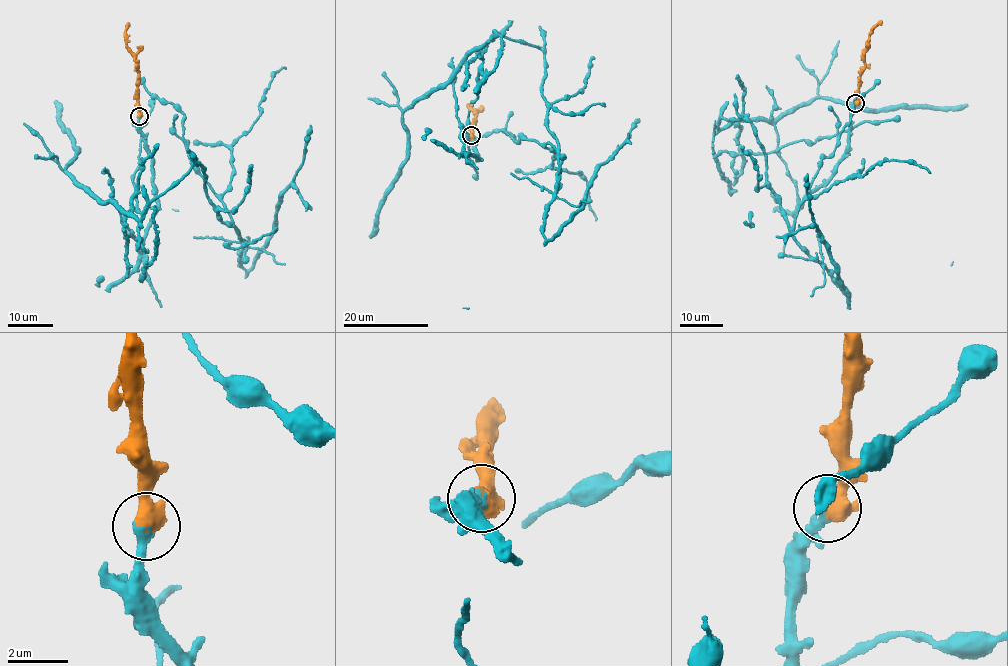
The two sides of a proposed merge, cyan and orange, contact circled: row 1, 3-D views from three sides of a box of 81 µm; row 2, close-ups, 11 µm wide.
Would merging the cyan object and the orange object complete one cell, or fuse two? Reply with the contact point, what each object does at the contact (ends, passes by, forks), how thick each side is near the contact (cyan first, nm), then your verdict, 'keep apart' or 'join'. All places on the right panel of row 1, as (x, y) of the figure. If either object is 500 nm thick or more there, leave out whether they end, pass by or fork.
(855, 103) | 360/650 nm | join

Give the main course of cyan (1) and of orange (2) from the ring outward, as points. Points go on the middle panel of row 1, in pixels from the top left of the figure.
1: (471, 135), (478, 161), (456, 115), (459, 63), (494, 35), (541, 49), (558, 165), (548, 239), (638, 118)
2: (471, 135), (477, 113), (471, 107)

